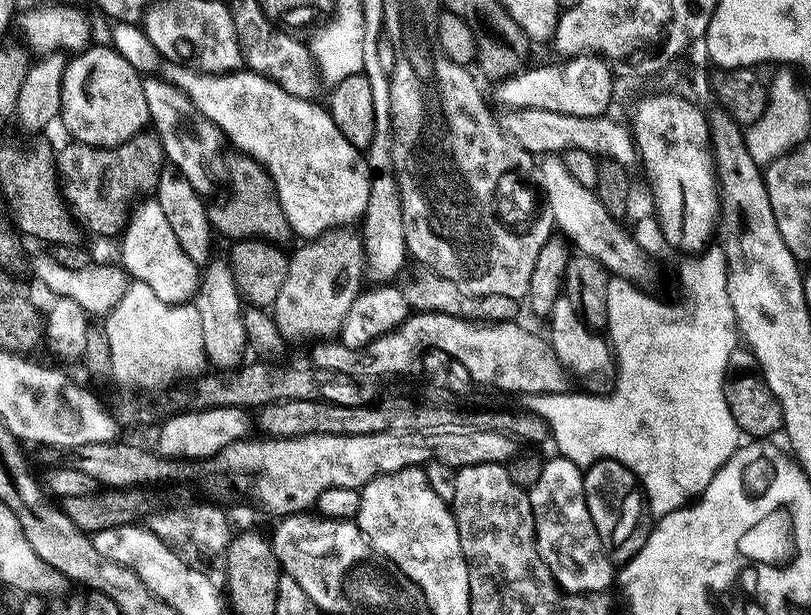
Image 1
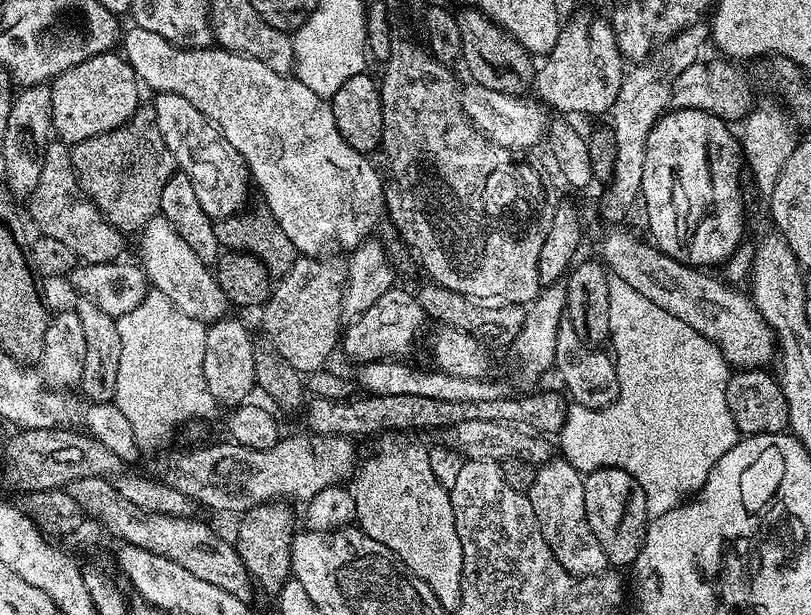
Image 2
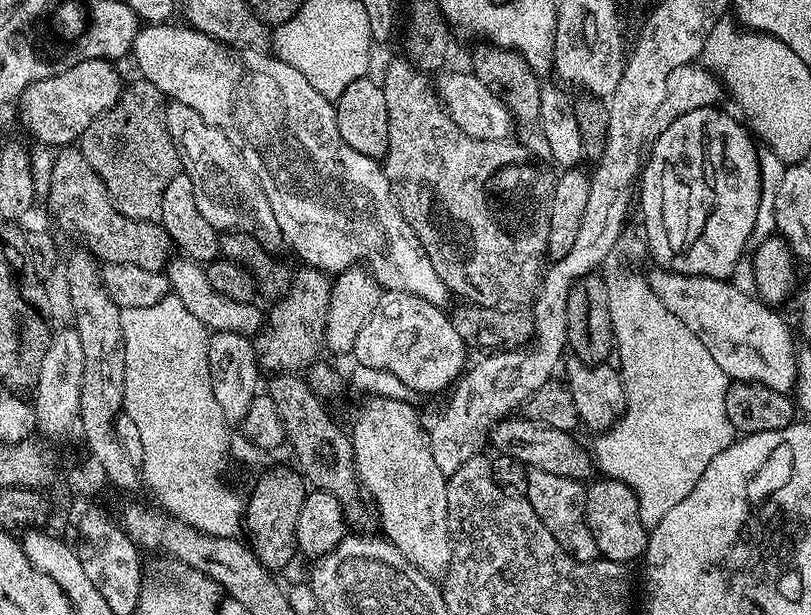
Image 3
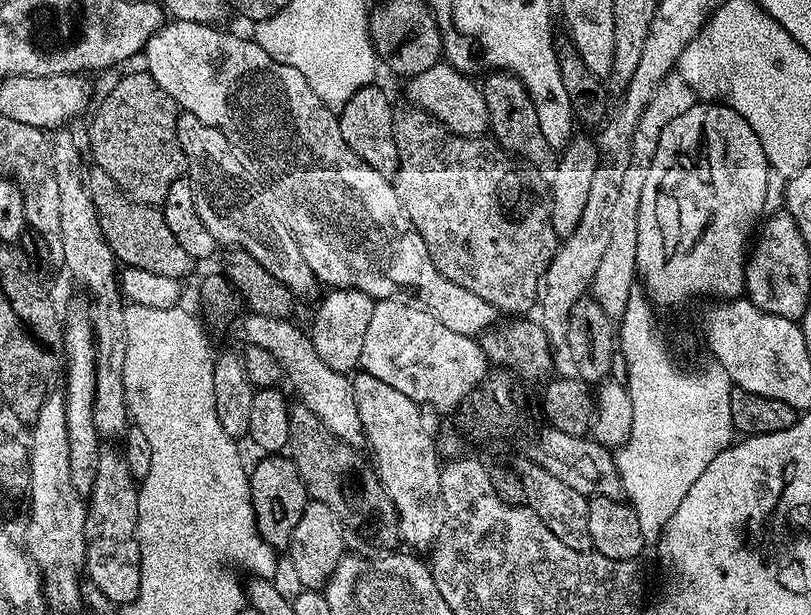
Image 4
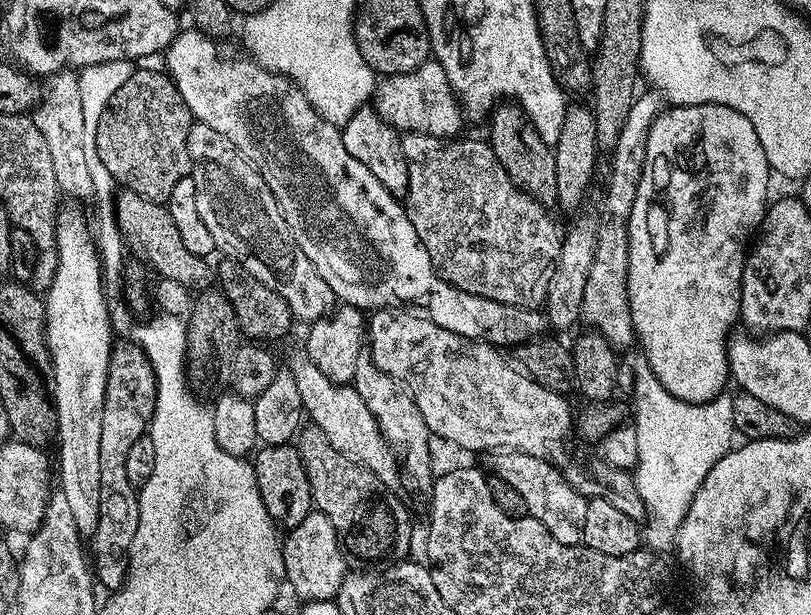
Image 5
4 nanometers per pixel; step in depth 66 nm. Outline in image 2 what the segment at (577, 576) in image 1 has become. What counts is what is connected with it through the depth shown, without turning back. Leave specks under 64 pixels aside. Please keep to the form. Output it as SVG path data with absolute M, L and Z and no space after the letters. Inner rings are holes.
M553 458L546 464L541 464L536 469L534 486L526 494L530 498L530 506L534 506L534 514L538 526L542 530L542 538L554 550L554 558L572 576L596 576L599 572L605 571L609 567L606 554L594 538L594 530L590 530L590 522L586 522L586 494L584 493L584 476L574 466L570 466L563 458Z

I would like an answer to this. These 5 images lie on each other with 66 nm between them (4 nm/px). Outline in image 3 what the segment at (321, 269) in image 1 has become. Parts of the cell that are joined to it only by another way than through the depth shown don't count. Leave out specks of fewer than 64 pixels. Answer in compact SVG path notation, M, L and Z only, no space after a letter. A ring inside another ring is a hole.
M307 266L295 269L294 279L288 288L288 293L271 305L272 316L276 320L308 320L308 324L302 325L301 328L296 324L284 324L281 328L270 329L269 332L261 331L255 337L256 362L265 373L288 374L293 370L300 370L300 367L303 369L304 360L311 361L316 358L311 358L311 356L318 355L320 348L322 352L326 314L330 306L331 294L332 280L329 273Z

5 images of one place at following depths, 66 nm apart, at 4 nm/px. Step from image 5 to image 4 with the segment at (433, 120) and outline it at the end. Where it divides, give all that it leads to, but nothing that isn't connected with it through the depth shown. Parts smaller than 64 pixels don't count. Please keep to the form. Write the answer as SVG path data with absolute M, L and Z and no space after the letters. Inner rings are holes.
M441 62L430 66L422 74L411 77L408 84L409 105L430 113L449 132L459 136L480 138L489 131L488 103L479 83L471 75L459 72L452 64Z

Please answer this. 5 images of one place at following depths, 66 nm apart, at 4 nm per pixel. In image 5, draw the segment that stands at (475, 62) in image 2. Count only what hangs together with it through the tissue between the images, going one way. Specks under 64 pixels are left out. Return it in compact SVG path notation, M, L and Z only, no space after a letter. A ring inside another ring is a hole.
M500 102L492 109L492 136L490 143L498 162L510 174L510 178L524 192L529 192L534 199L548 206L558 194L558 174L554 174L554 148L549 141L542 139L532 120L523 108L515 102Z

